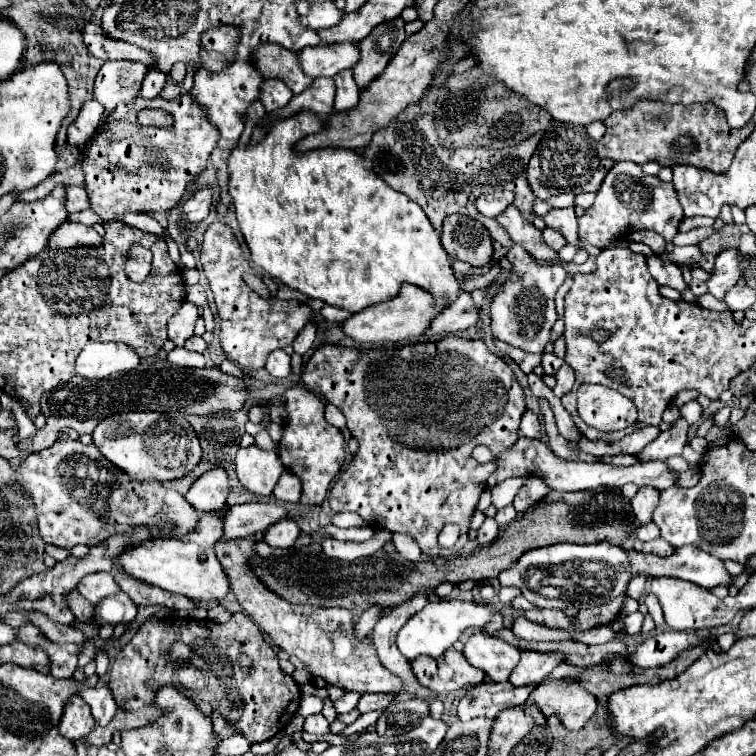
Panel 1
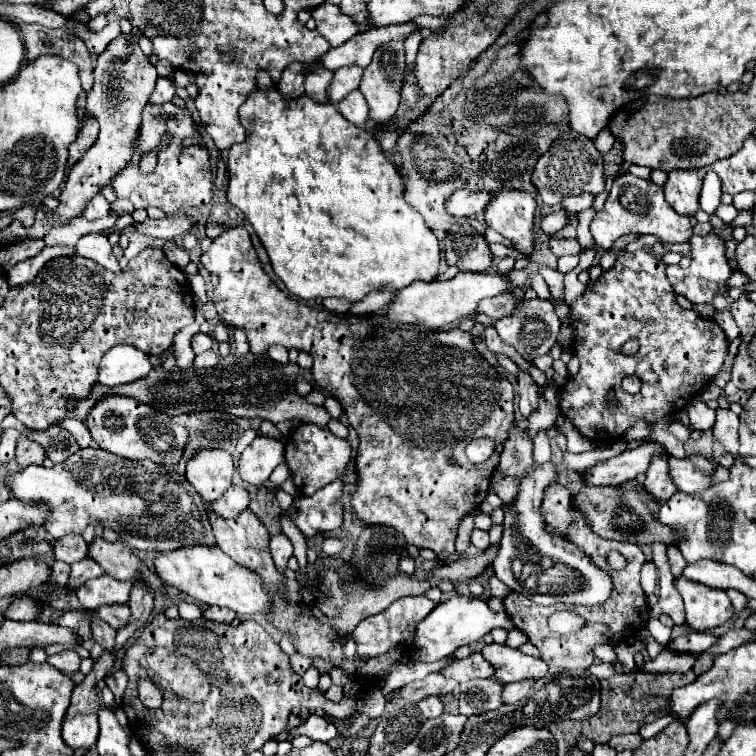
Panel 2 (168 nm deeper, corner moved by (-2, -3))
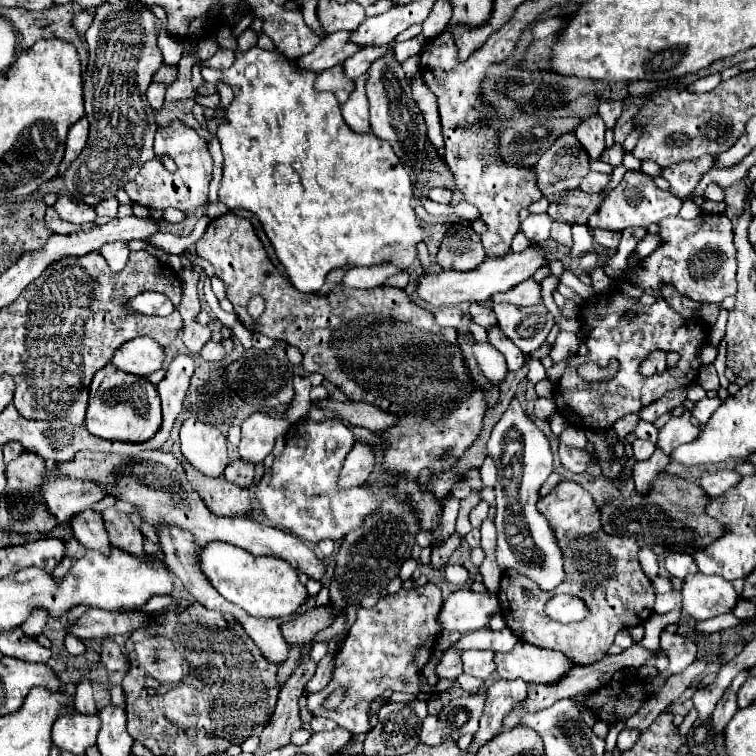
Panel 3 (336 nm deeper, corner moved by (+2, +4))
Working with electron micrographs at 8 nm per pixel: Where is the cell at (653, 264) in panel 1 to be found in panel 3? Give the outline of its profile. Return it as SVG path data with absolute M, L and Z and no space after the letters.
M700 214L694 220L684 220L680 216L670 216L660 220L660 246L644 260L640 260L638 270L630 276L630 284L636 288L658 290L664 284L672 284L680 294L694 302L714 302L720 304L726 296L736 294L736 248L732 242L732 222L724 214Z

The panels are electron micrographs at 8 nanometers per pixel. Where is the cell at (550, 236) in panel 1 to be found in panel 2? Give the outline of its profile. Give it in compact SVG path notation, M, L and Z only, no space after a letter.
M550 237L548 247L550 247L550 251L552 251L556 257L562 257L562 255L578 255L578 253L580 253L580 245L578 245L576 239Z

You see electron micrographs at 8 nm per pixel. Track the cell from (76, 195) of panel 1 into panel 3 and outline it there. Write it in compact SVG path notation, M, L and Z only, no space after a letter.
M108 198L108 200L102 200L100 204L94 206L96 214L98 216L108 216L108 218L116 218L118 214L118 200L116 198Z

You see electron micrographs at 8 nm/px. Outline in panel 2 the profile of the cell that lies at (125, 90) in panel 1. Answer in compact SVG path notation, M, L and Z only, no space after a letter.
M120 35L116 41L108 45L104 53L98 55L96 69L94 69L94 87L88 93L86 111L98 119L100 135L96 143L84 153L84 157L70 169L58 197L60 205L54 211L48 211L46 215L48 225L66 223L72 217L82 215L88 199L92 199L100 191L100 185L110 183L112 175L116 175L116 171L130 161L132 141L138 135L140 113L154 91L156 79L158 79L158 73L154 65L144 57L136 37L128 39Z

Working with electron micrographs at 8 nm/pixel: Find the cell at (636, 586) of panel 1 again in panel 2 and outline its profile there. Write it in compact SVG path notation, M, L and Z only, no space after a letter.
M668 545L666 555L668 555L668 565L672 569L672 575L674 577L680 577L682 575L682 569L686 567L686 559L680 555L680 551L678 551L676 545Z

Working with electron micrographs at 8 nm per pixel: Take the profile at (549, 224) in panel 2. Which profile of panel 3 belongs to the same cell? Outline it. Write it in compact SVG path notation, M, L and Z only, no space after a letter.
M530 214L522 222L520 230L530 242L544 242L550 236L550 226L552 226L552 218L548 214Z

